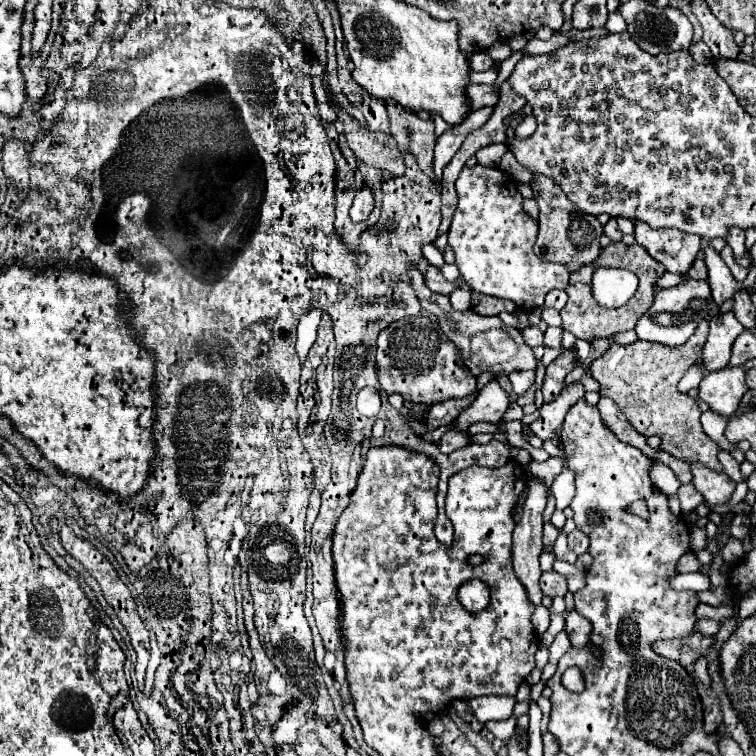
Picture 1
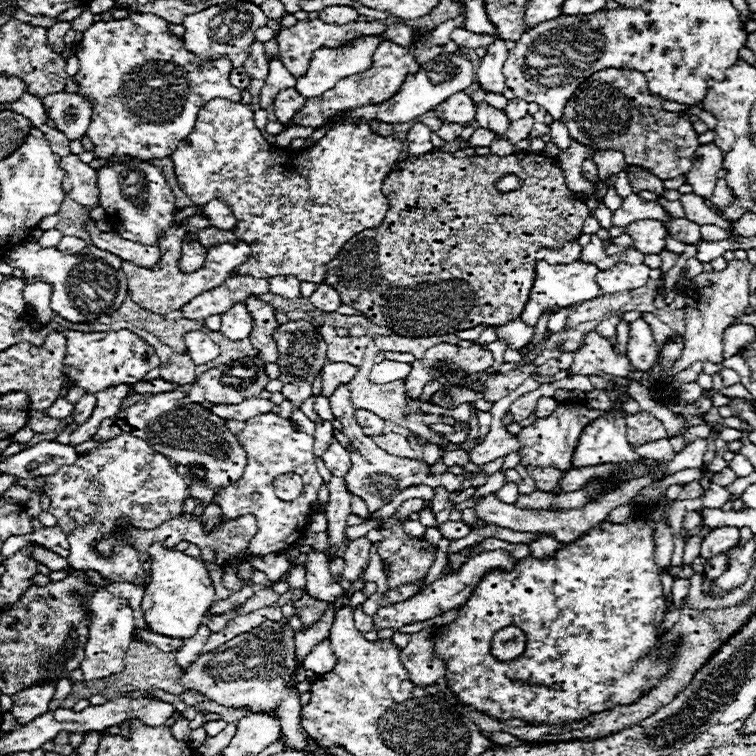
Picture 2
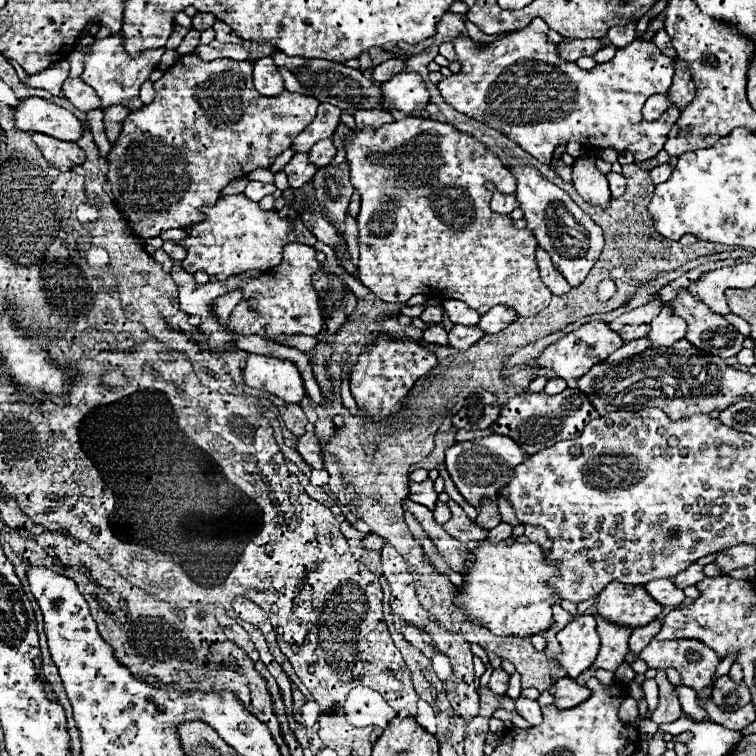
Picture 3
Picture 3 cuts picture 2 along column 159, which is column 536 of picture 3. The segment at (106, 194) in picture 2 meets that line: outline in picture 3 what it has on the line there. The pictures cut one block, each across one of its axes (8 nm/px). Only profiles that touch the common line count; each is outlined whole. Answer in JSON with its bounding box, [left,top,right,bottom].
[508,162,604,286]

